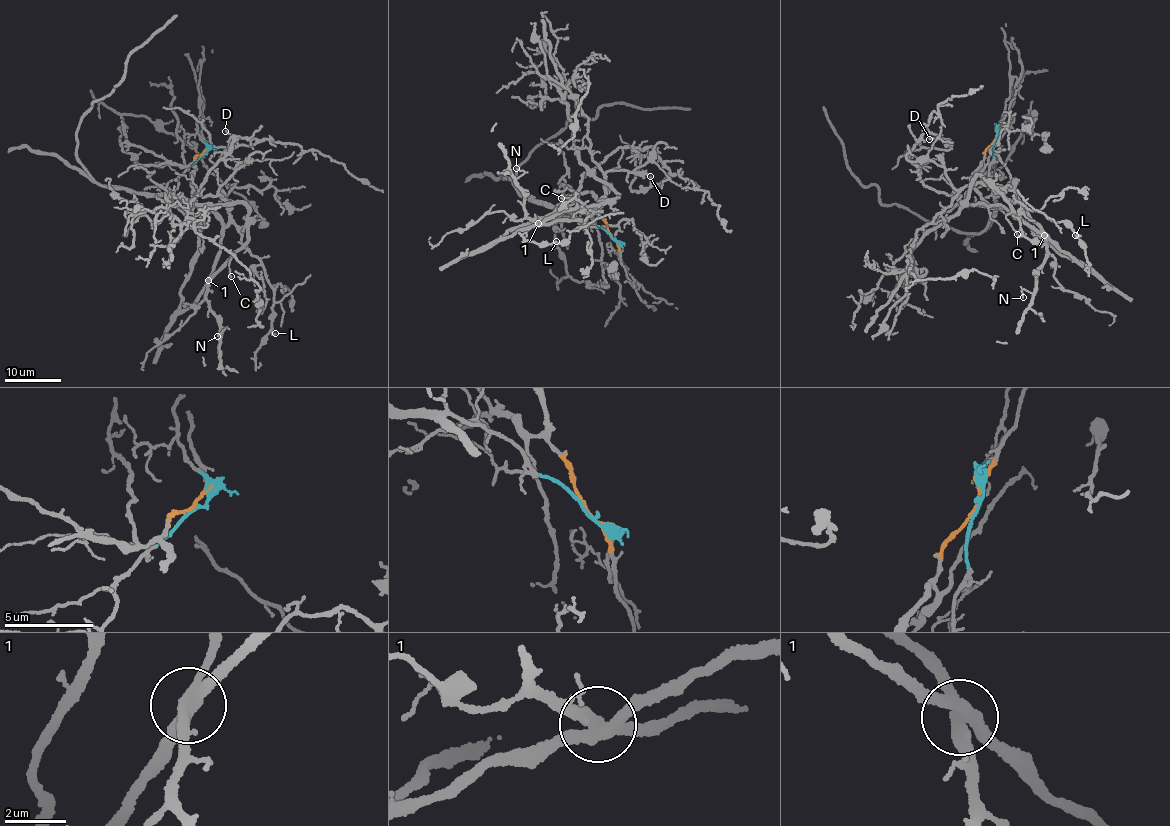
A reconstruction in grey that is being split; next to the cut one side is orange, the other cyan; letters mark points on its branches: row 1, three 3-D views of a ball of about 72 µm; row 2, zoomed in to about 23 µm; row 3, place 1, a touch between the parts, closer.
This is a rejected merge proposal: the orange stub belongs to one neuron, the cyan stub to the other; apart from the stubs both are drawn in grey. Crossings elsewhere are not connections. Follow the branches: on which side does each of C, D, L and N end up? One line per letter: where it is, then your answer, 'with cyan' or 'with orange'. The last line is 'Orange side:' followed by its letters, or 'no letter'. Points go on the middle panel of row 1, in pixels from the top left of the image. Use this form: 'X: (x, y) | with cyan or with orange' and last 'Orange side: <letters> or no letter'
C: (561, 198) | with orange
D: (650, 176) | with orange
L: (556, 241) | with cyan
N: (516, 168) | with cyan
Orange side: C, D

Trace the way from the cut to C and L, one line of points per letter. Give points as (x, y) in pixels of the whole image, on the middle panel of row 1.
C: (611, 236), (586, 190), (493, 243), (576, 205), (575, 197), (561, 197)
L: (611, 236), (586, 214), (568, 208), (584, 227), (594, 209), (582, 226), (556, 242)

